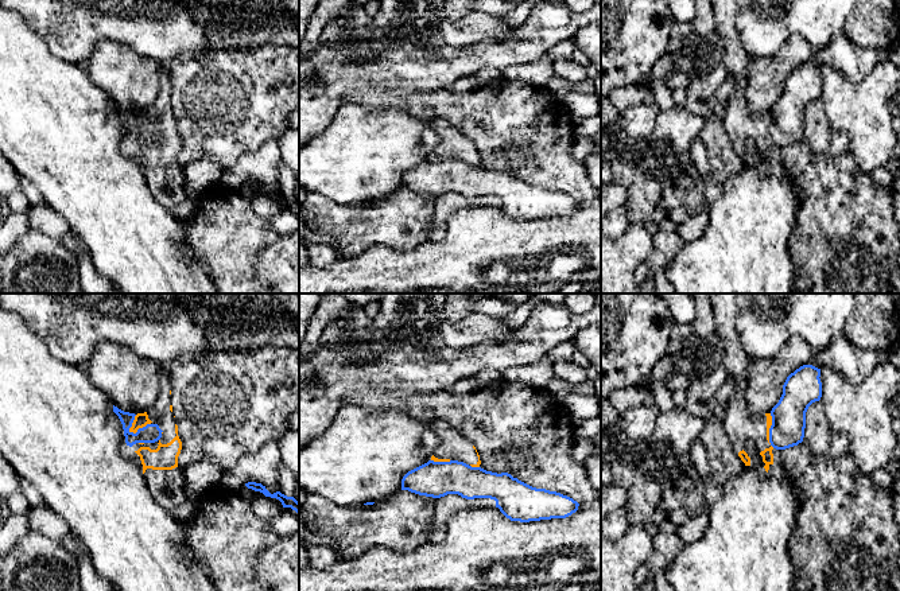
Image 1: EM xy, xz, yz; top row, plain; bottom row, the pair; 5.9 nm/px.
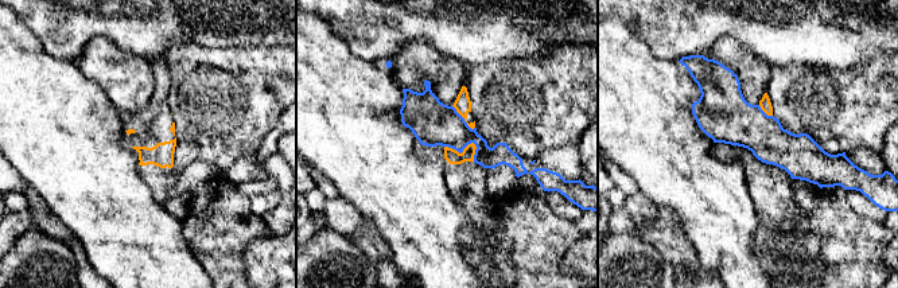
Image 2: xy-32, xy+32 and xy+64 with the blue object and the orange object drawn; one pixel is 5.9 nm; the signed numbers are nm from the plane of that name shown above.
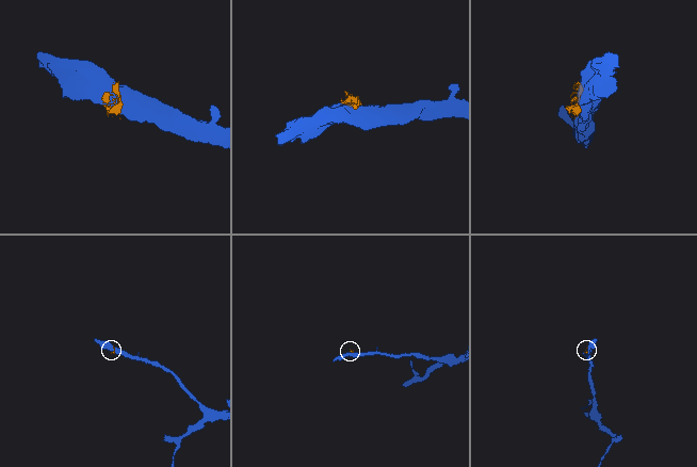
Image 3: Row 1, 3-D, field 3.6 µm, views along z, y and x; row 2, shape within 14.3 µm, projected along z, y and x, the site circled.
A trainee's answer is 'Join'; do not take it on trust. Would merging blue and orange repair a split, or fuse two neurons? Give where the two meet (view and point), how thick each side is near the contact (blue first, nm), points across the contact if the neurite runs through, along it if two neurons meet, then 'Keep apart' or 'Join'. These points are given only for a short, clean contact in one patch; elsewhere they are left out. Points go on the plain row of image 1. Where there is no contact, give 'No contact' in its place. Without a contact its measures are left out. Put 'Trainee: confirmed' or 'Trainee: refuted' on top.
Trainee: refuted
Touches blue at xy (139, 127). Thickness 110 nm (blue) against 80 nm. Boundary: xy (150, 121), (135, 131), (128, 129). Keep apart

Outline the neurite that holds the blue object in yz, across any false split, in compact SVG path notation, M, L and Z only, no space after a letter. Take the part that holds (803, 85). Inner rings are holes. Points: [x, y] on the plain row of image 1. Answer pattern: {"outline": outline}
{"outline": "M803 63L791 71L779 101L772 106L769 141L776 148L785 148L803 140L806 110L822 96L821 67Z"}

